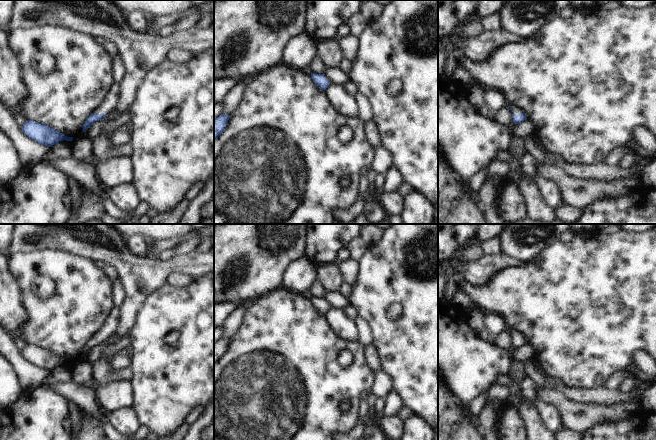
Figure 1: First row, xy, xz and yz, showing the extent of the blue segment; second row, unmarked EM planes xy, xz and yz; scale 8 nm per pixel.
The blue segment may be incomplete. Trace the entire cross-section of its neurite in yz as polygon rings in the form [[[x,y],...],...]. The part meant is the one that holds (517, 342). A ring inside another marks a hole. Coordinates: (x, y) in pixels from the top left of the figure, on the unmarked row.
[[[510,330],[510,334],[512,336],[512,344],[515,348],[520,348],[524,344],[526,344],[526,337],[517,331]]]

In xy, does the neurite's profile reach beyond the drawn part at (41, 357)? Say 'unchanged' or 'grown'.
unchanged

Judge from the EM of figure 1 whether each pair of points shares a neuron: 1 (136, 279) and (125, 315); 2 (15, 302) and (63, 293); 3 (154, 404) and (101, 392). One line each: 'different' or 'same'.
1: same
2: different
3: different

